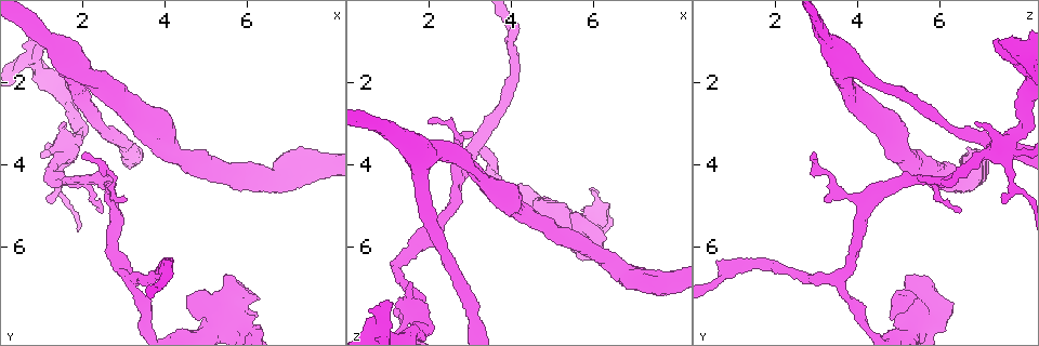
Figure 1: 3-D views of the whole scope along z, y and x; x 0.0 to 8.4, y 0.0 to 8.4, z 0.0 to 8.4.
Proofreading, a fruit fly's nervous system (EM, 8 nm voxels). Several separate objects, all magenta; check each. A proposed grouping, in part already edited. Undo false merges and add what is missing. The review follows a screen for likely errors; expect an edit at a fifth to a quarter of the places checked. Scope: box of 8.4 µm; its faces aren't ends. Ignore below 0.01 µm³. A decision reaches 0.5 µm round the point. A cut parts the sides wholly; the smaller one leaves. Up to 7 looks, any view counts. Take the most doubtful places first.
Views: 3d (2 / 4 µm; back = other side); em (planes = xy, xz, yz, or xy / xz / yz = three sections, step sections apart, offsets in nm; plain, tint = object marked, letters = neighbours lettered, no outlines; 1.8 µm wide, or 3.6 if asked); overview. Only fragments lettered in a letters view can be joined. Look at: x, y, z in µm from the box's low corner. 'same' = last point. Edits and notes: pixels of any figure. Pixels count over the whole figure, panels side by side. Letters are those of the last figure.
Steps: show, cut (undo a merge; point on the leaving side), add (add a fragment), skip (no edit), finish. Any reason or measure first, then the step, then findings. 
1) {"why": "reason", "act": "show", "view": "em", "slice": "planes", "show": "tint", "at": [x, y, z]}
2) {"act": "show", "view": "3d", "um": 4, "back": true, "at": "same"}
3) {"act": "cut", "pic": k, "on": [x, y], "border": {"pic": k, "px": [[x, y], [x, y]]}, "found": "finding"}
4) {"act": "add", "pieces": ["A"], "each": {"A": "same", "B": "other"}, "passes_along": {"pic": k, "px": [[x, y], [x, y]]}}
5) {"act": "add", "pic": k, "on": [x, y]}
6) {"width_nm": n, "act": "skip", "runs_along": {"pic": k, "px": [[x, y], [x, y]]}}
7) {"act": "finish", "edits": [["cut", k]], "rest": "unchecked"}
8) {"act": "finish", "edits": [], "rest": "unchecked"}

{"why": "branch point", "act": "show", "view": "3d", "um": 2, "at": [3.10, 6.85, 3.55]}

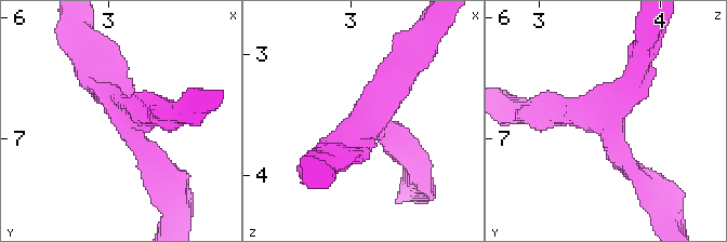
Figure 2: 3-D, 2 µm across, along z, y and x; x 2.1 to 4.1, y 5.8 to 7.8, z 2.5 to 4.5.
{"arms": 3, "arm_widths_nm": [200, 220, 240], "act": "show", "view": "em", "slice": "planes", "show": "letters", "at": [3.14, 6.82, 3.56]}

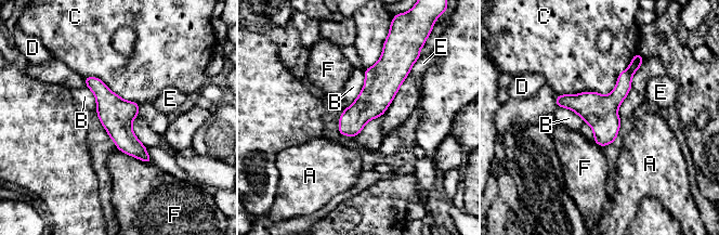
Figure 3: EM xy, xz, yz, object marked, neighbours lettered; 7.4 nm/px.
{"act": "skip", "each": {"A": "other", "B": "other", "C": "other", "D": "other", "E": "other", "F": "other"}, "found": "all the same neuron"}

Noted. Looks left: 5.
{"why": "branch stops here", "act": "show", "view": "em", "slice": "planes", "show": "letters", "at": [0.95, 1.05, 7.25]}

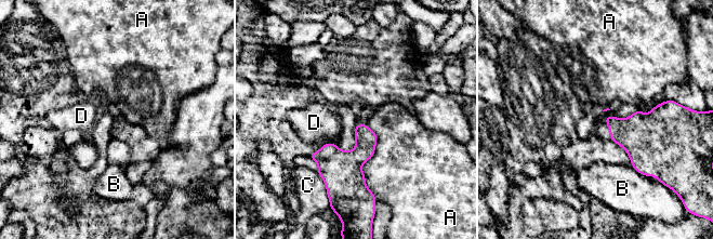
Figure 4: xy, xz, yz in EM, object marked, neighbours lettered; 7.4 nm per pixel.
{"act": "skip", "each": {"A": "other", "B": "other", "C": "other", "D": "other"}, "found": "no lettered fragment goes on from it"}

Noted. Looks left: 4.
{"why": "abrupt turn", "act": "show", "view": "3d", "um": 2, "at": [2.00, 4.35, 5.70]}

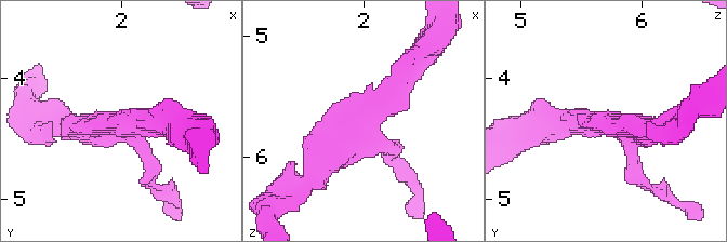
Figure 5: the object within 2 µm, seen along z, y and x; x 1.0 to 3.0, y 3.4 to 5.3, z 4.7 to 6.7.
{"why": "now the EM", "act": "show", "view": "em", "slice": "planes", "show": "letters", "at": [2.04, 4.38, 5.70]}

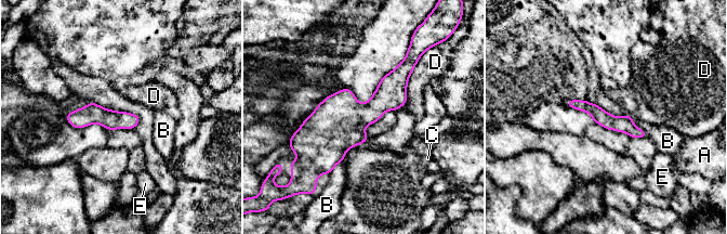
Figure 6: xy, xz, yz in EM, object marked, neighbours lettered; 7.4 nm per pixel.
{"act": "skip", "each": {"A": "other", "B": "other", "C": "other", "D": "other", "E": "other"}, "border": {"pic": 6, "px": [[417, 64], [400, 106]]}, "found": "one neuron here"}

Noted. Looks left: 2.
{"act": "finish", "edits": [], "rest": "unchecked"}

